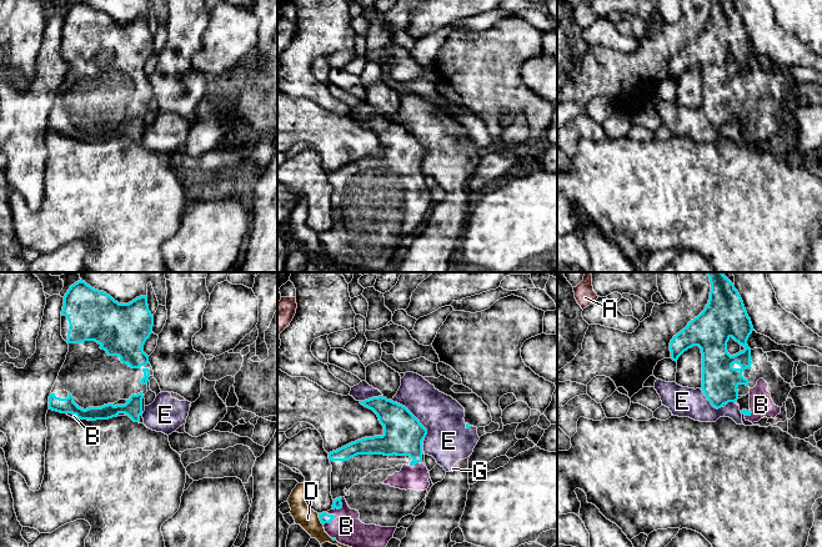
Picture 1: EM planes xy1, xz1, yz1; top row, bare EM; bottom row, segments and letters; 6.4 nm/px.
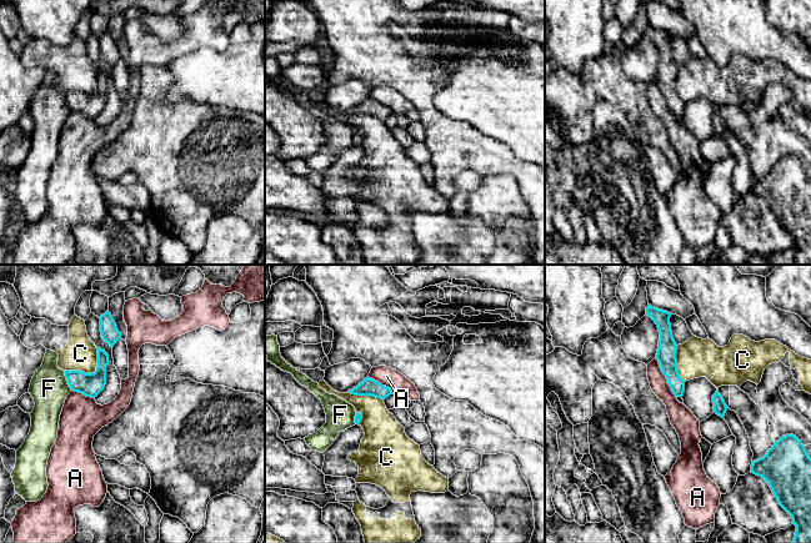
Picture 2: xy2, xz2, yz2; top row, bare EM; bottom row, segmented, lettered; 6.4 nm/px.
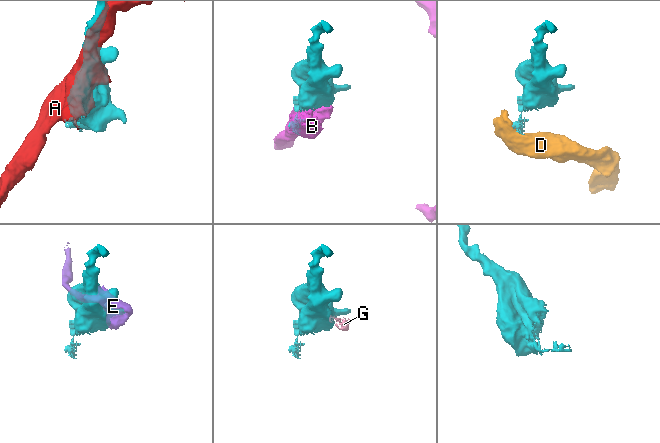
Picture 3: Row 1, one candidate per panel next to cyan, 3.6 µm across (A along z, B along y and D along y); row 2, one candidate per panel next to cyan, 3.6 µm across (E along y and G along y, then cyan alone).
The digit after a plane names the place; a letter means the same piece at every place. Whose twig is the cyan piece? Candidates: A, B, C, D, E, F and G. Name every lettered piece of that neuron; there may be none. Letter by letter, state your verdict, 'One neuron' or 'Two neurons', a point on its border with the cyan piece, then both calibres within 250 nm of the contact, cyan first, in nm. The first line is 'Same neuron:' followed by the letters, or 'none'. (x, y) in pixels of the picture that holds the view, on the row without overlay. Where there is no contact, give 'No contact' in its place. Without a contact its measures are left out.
Same neuron: B
A: Two neurons. Touches cyan at yz2 (666, 97). Thickness 130 nm (cyan) against 140 nm
B: One neuron. Touches cyan at xz1 (330, 241). Thickness 70 nm (cyan) against 200 nm
C: Two neurons. Touches cyan at xy2 (90, 94). Thickness 160 nm (cyan) against 220 nm
D: Two neurons. Touches cyan at xz1 (320, 240). Thickness 70 nm (cyan) against 140 nm
E: Two neurons. Touches cyan at xz1 (414, 136). Thickness 260 nm (cyan) against 260 nm
F: Two neurons. Touches cyan at xy2 (66, 100). Thickness 160 nm (cyan) against 240 nm
G: Two neurons. Touches cyan at xz1 (421, 165). Thickness 260 nm (cyan) against 20 nm

